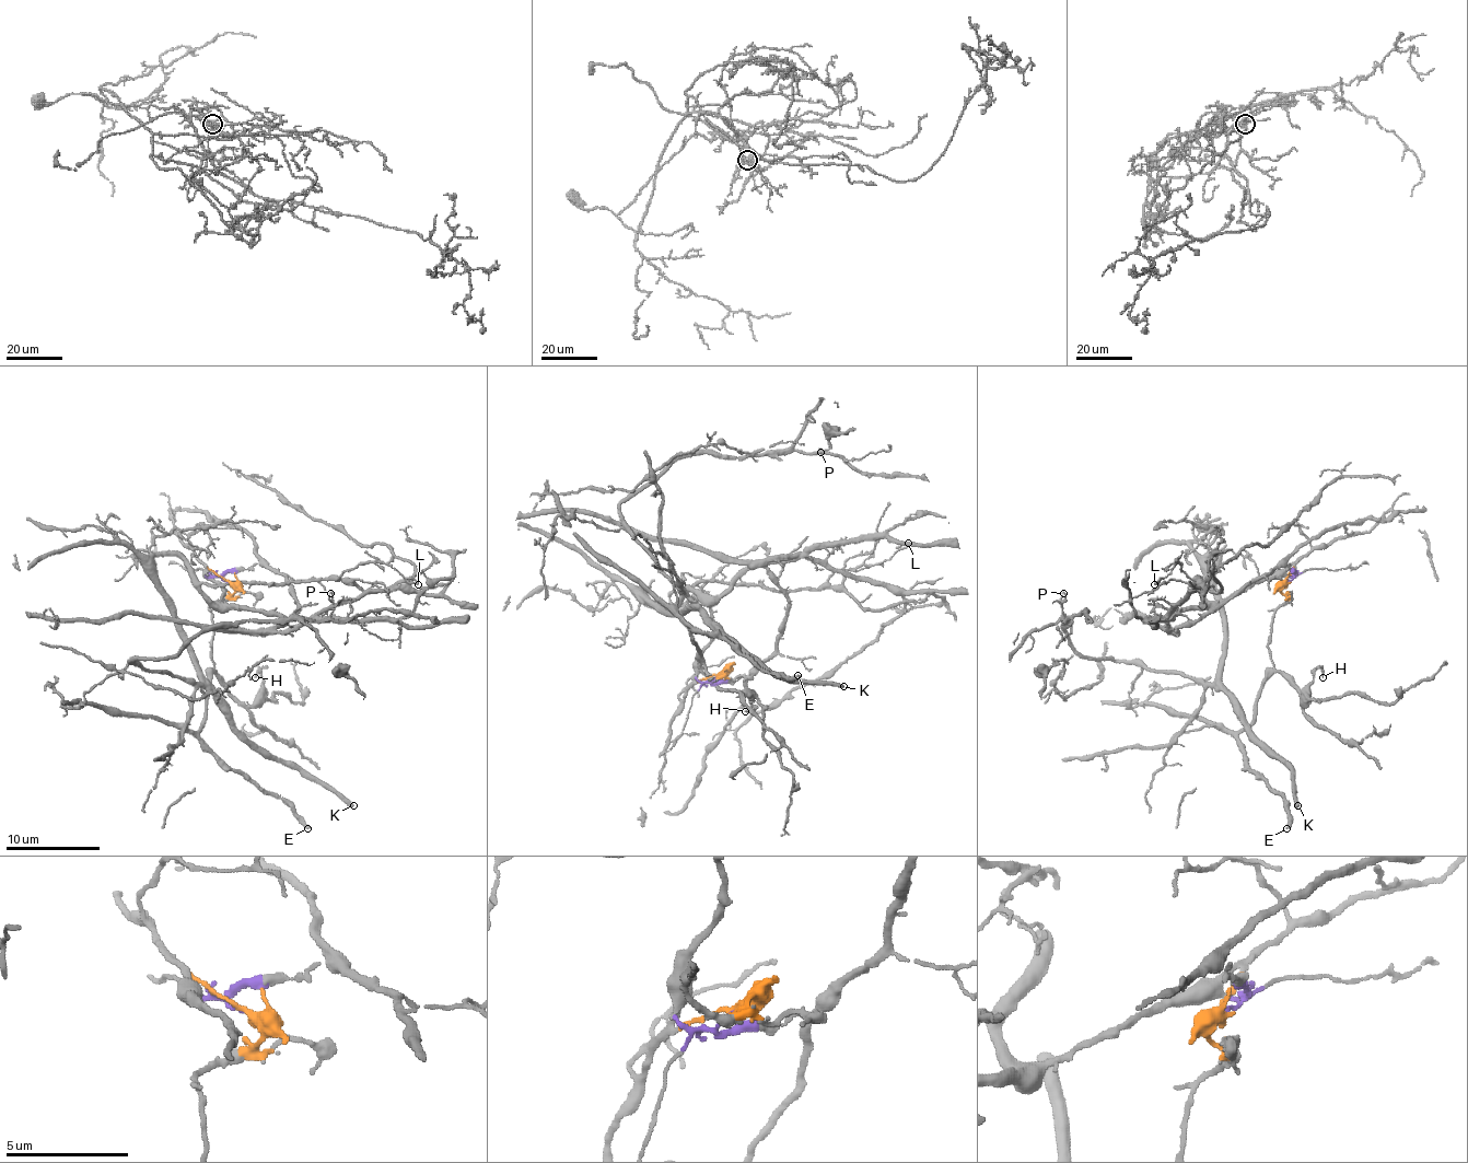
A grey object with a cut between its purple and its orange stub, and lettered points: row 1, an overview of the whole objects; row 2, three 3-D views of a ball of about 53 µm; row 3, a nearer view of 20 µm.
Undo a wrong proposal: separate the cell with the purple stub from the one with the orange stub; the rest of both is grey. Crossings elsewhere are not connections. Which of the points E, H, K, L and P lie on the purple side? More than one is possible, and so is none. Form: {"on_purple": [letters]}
{"on_purple": ["K", "L", "P"]}

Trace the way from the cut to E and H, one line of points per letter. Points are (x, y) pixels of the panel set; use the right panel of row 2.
E: (1286, 580), (1268, 646), (1272, 674), (1237, 735), (1247, 766), (1282, 797), (1286, 829)
H: (1286, 580), (1282, 592), (1289, 599), (1268, 646), (1272, 665), (1298, 690), (1301, 705), (1319, 667), (1321, 676)

